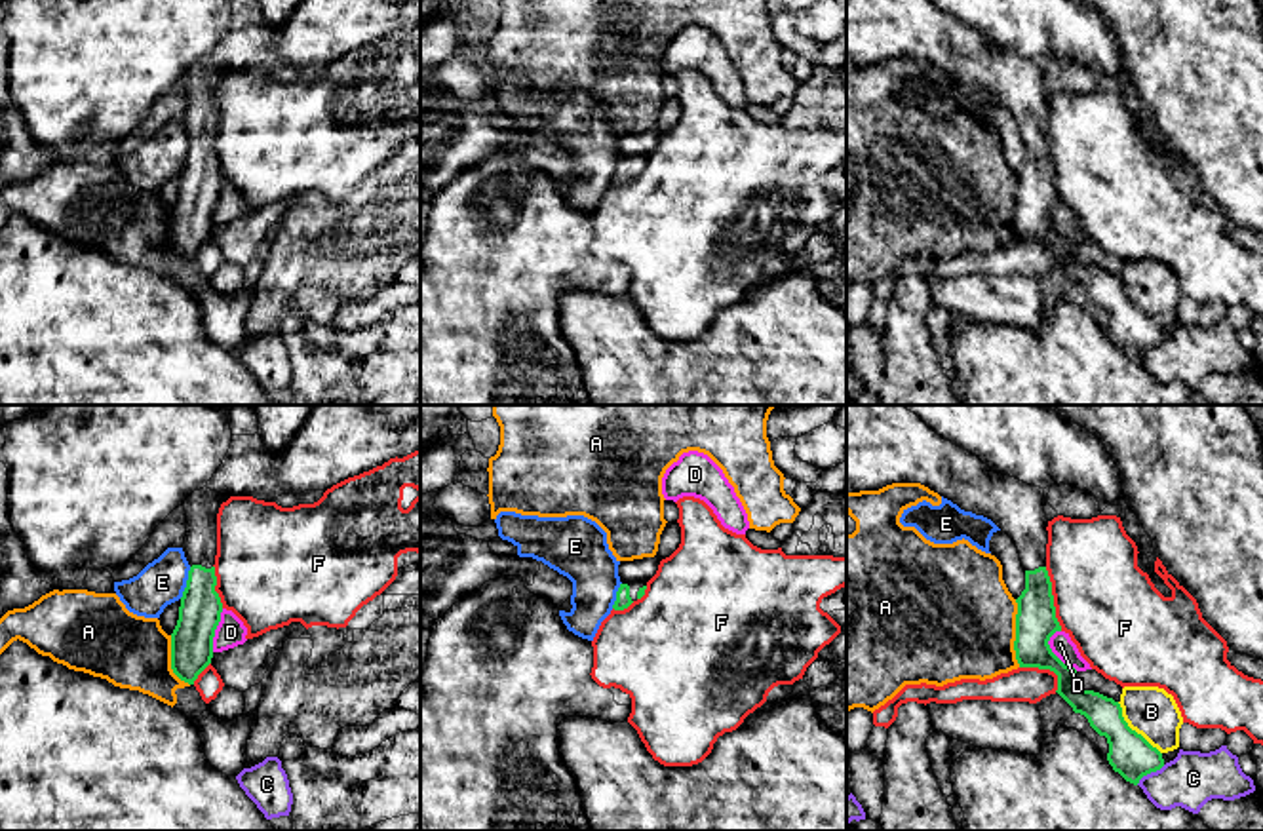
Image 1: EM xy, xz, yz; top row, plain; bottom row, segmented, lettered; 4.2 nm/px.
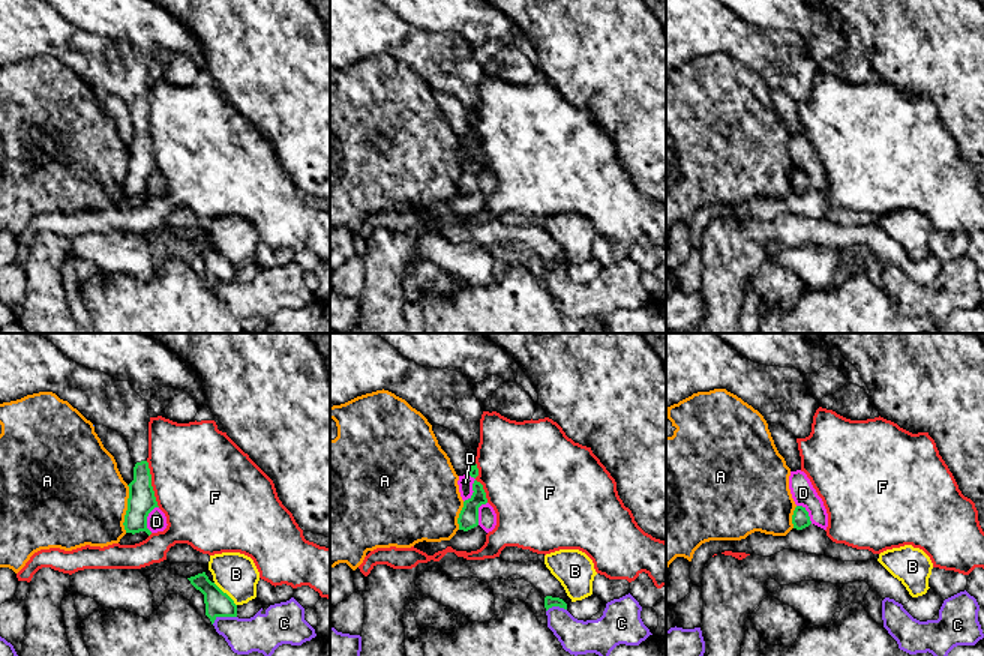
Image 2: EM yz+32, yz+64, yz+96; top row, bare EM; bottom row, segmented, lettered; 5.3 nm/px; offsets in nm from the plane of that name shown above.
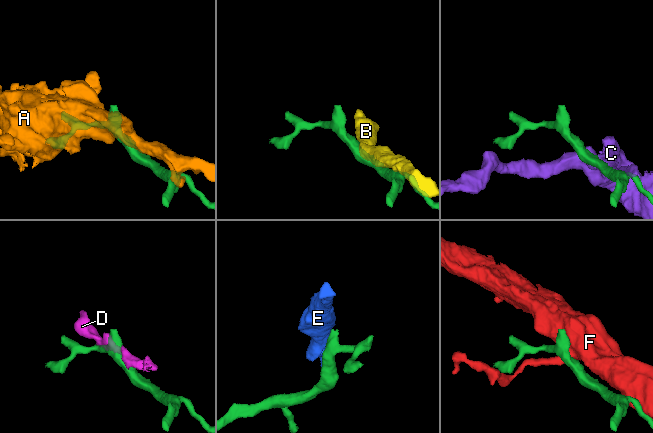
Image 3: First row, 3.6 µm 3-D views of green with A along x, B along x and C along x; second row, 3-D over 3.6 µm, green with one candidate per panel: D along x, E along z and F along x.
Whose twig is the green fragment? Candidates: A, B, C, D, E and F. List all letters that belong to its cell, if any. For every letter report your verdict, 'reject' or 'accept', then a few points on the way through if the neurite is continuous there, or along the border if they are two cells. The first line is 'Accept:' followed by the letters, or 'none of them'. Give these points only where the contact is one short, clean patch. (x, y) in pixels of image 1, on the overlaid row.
Accept: none of them
A: reject
B: reject
C: reject
D: reject
E: reject | along xy (191, 567), (187, 586), (179, 598)
F: reject

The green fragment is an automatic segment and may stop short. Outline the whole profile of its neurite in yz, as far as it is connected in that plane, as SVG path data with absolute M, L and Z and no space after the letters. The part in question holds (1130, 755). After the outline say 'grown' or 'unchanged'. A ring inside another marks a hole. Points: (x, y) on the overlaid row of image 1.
M846 405L846 493L879 491L892 483L921 483L961 510L991 519L1014 540L1025 569L1025 589L1016 599L1014 650L1020 667L1050 669L1058 675L1056 692L1075 713L1084 715L1099 736L1107 738L1107 761L1126 782L1137 785L1143 776L1160 770L1164 766L1162 753L1128 726L1120 704L1099 692L1078 688L1075 685L1077 669L1065 666L1048 645L1061 626L1056 618L1052 582L1046 570L1044 489L993 472L978 456L938 435L904 405Z | grown

